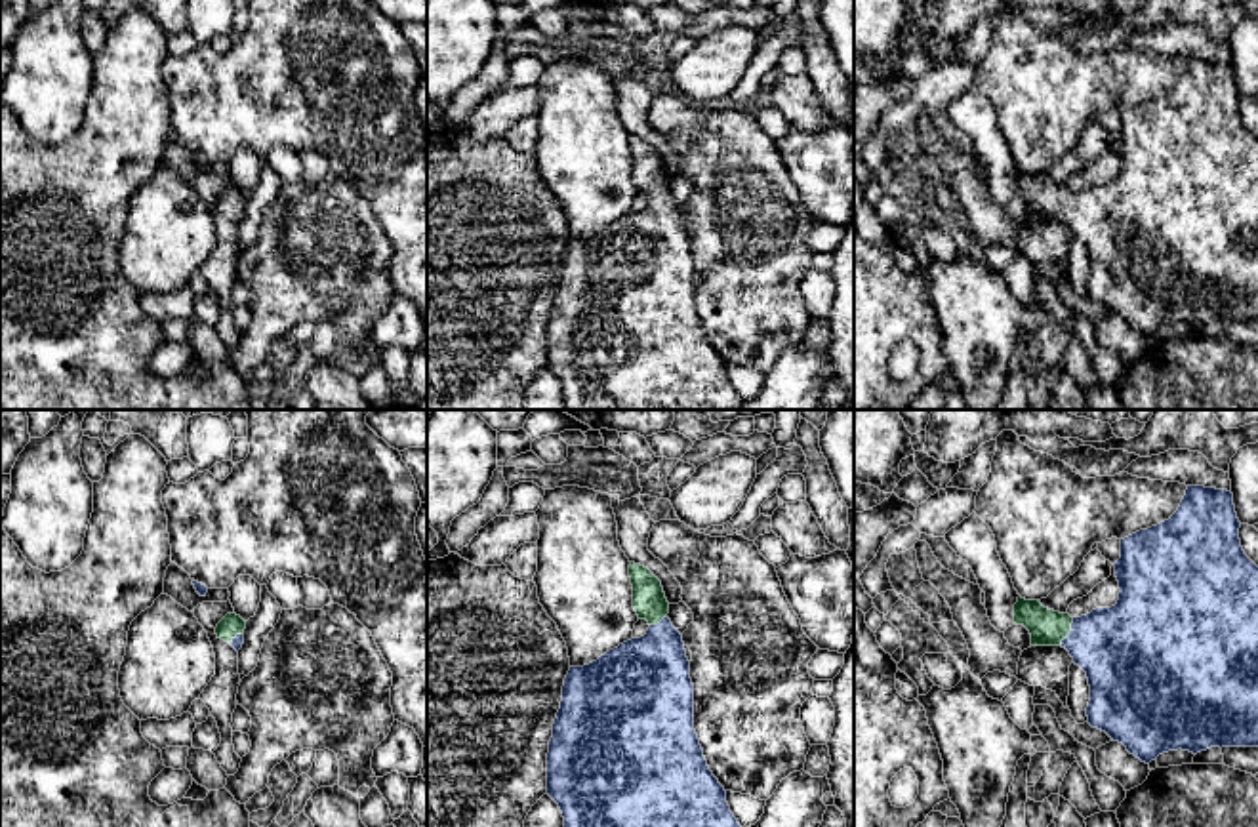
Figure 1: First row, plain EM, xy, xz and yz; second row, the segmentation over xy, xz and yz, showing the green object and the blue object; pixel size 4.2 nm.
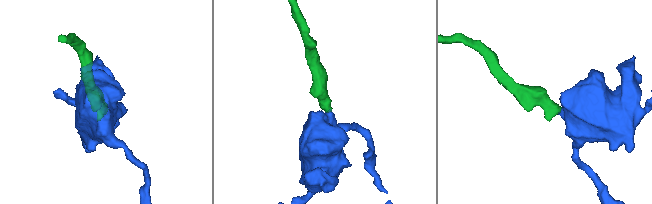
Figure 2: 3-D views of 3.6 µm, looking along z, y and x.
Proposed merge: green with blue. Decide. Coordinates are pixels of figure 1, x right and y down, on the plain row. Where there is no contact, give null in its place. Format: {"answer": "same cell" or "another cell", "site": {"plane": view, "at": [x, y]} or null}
{"answer": "same cell", "site": {"plane": "yz", "at": [1070, 202]}}

